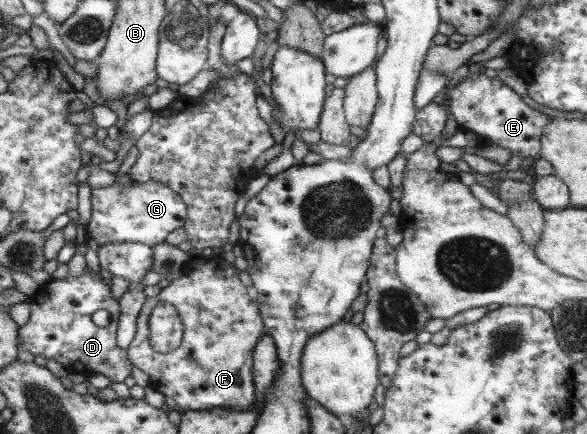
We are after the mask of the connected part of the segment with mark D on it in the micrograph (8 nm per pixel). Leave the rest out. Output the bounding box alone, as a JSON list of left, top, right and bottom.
[19,268,131,382]

